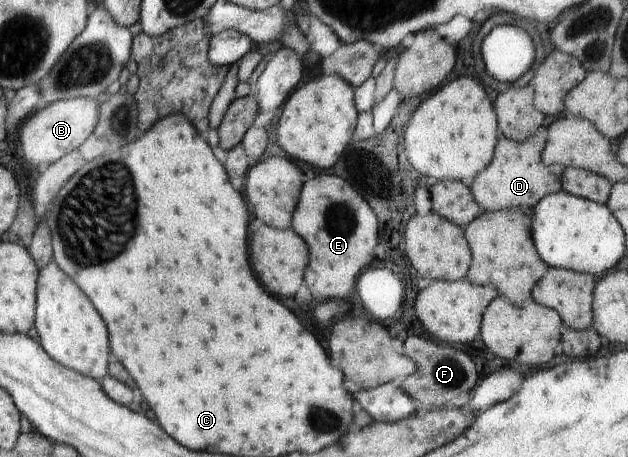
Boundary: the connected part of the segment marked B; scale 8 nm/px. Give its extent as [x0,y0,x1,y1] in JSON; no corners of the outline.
[21,98,99,170]

